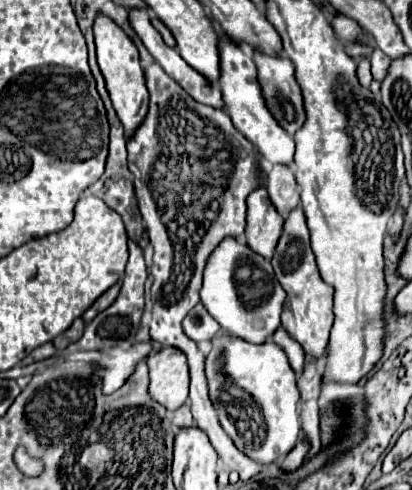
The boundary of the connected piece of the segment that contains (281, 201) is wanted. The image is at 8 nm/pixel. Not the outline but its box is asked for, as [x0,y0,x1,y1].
[267,166,300,216]

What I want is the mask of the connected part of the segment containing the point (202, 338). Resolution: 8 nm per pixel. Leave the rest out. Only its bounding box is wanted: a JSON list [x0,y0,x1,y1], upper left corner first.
[183,302,221,342]

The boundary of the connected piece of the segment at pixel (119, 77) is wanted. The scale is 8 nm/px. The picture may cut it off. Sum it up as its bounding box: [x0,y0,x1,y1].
[93,14,149,136]

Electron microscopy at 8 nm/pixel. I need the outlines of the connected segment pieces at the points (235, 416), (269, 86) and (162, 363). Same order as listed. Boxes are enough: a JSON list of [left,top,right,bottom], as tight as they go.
[[205,336,301,466],[253,52,305,136],[147,348,189,410]]

